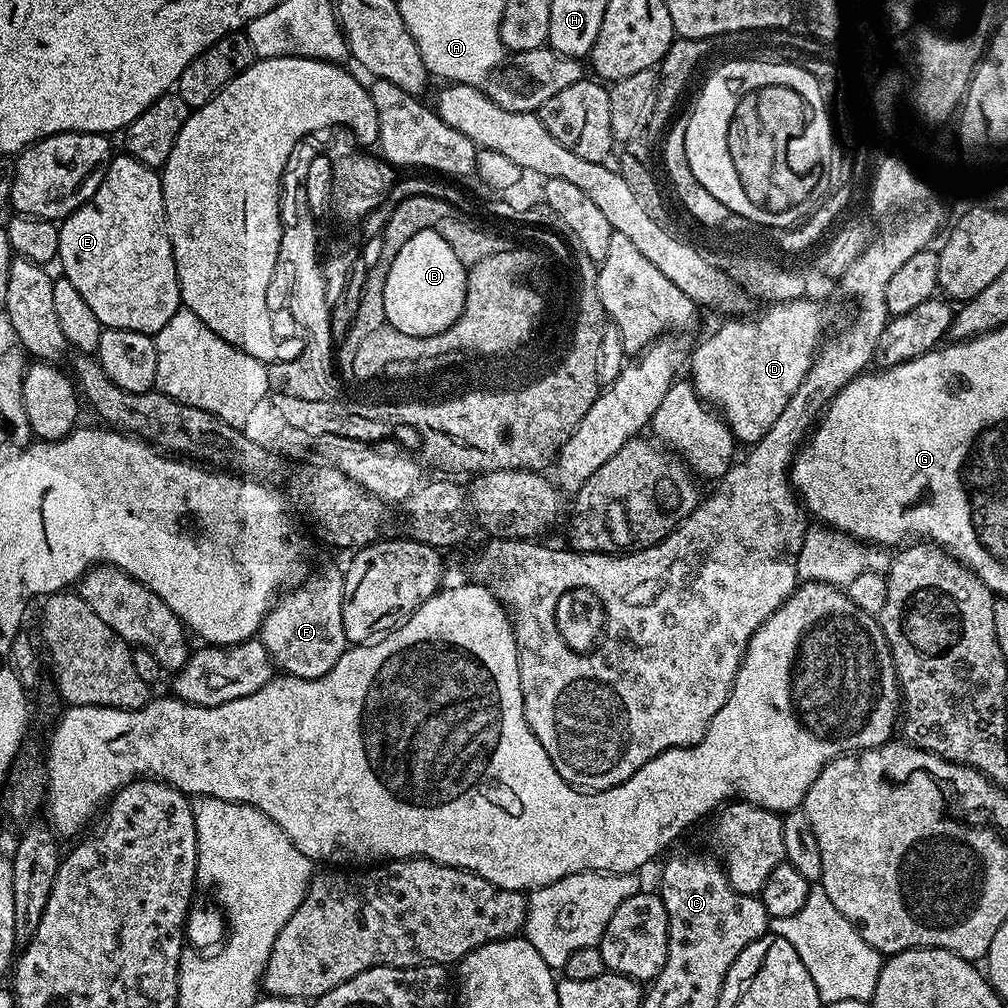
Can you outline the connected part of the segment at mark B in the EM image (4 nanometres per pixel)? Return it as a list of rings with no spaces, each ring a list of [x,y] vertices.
[[[435,227],[424,229],[405,243],[402,250],[398,251],[393,266],[390,267],[384,296],[384,319],[394,330],[400,330],[402,334],[433,336],[454,326],[454,322],[464,309],[467,289],[467,267],[465,264],[458,260],[449,243],[436,232]]]

